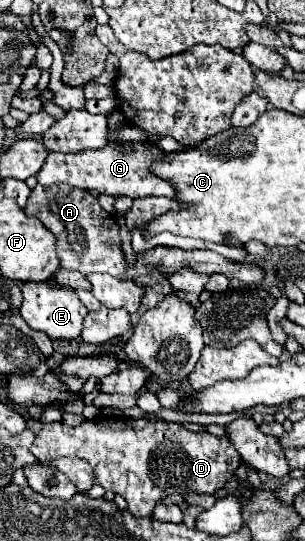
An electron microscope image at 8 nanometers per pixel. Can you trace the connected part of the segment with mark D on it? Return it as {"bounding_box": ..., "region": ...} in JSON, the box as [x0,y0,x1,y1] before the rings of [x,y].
{"bounding_box":[31,416,241,518],"region":[[[102,416],[85,420],[83,424],[71,428],[63,422],[57,424],[43,424],[39,434],[35,436],[35,442],[31,446],[31,454],[39,462],[49,462],[53,458],[61,456],[75,456],[83,458],[91,464],[95,472],[95,482],[101,484],[105,490],[113,490],[115,494],[121,494],[127,504],[129,512],[133,516],[145,518],[153,512],[157,502],[169,494],[215,494],[225,486],[225,482],[233,476],[233,472],[239,468],[241,456],[235,452],[233,444],[223,436],[213,436],[209,432],[189,432],[181,424],[173,422],[147,422],[147,420],[113,420]]]}

